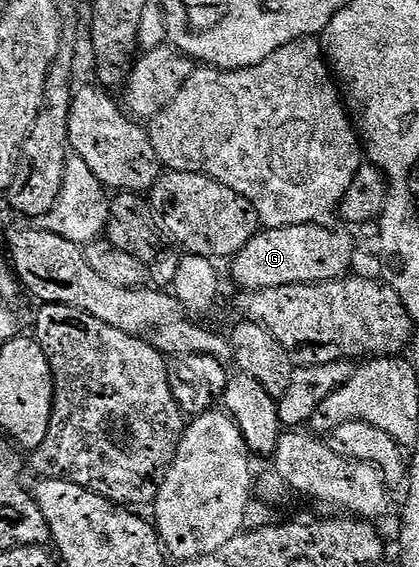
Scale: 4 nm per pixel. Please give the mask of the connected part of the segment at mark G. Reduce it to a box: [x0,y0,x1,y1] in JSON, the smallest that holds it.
[231,223,354,294]

